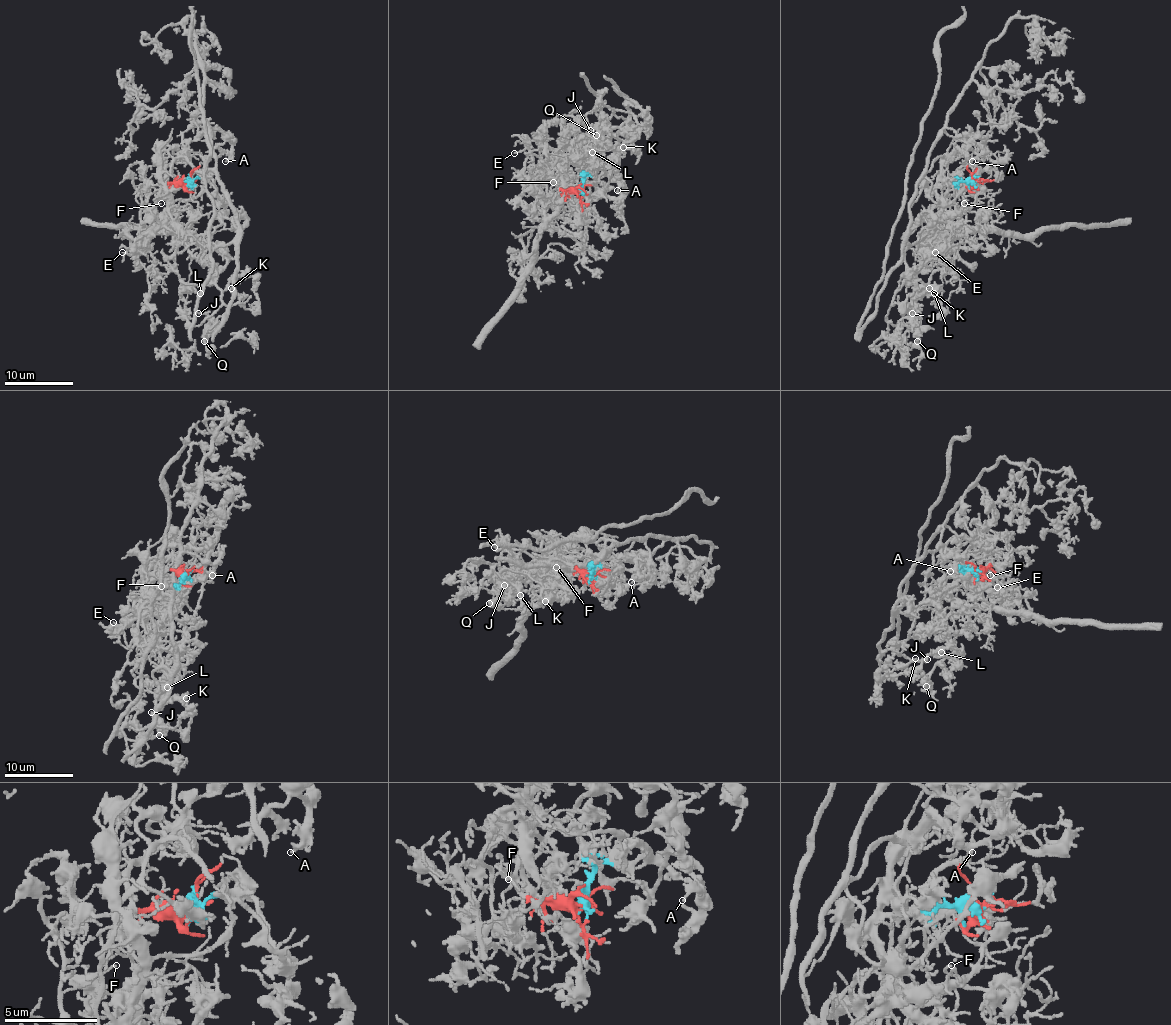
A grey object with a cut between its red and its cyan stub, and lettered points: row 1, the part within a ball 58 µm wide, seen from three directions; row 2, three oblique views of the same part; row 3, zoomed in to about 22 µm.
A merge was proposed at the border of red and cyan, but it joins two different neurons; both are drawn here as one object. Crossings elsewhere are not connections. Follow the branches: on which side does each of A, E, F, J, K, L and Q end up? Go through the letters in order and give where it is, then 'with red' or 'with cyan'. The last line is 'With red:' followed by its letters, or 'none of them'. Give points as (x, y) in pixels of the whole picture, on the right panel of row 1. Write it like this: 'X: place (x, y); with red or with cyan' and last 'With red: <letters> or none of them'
A: place (972, 161); with cyan
E: place (935, 252); with red
F: place (964, 203); with red
J: place (912, 313); with cyan
K: place (929, 288); with cyan
L: place (934, 293); with cyan
Q: place (917, 341); with cyan
With red: E, F

